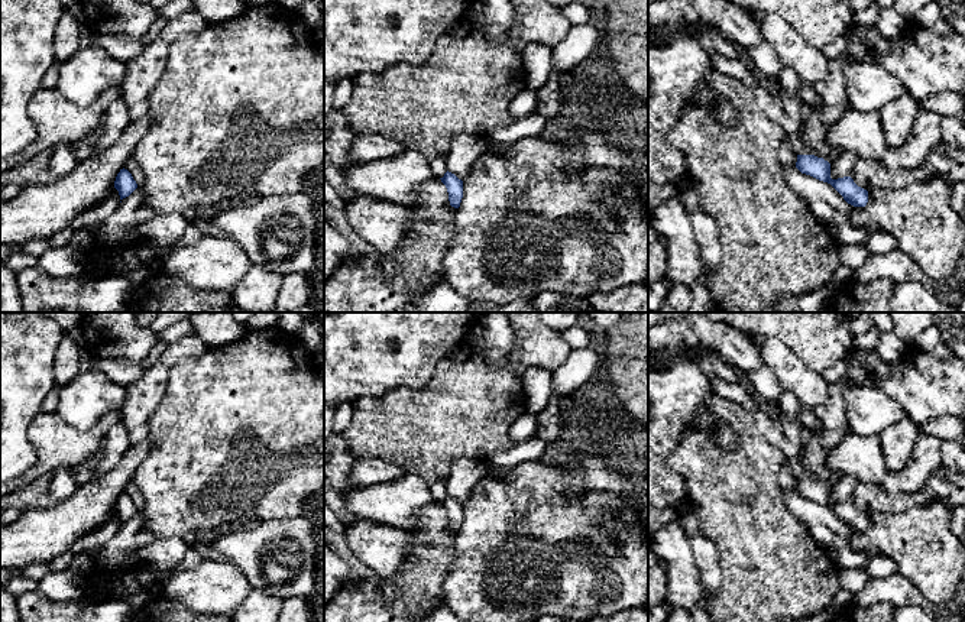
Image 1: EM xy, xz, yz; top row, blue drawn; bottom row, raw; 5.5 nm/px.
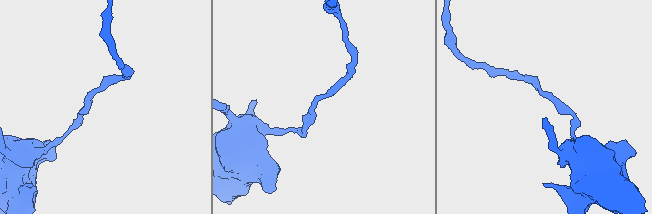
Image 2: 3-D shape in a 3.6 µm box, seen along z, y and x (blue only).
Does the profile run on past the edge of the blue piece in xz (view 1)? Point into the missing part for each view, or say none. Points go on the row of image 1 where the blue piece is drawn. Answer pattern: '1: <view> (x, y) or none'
1: none

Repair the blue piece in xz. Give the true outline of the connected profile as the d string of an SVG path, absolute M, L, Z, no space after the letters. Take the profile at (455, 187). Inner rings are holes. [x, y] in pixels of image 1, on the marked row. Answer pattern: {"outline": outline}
{"outline": "M449 171L440 179L447 188L450 205L459 208L463 198L463 181Z"}

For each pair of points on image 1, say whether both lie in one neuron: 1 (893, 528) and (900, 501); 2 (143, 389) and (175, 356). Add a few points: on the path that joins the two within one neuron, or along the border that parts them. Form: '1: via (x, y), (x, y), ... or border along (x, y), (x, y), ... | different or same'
1: border along (929, 502), (900, 512), (871, 512), (868, 515) | different
2: via (152, 381), (167, 363) | same

